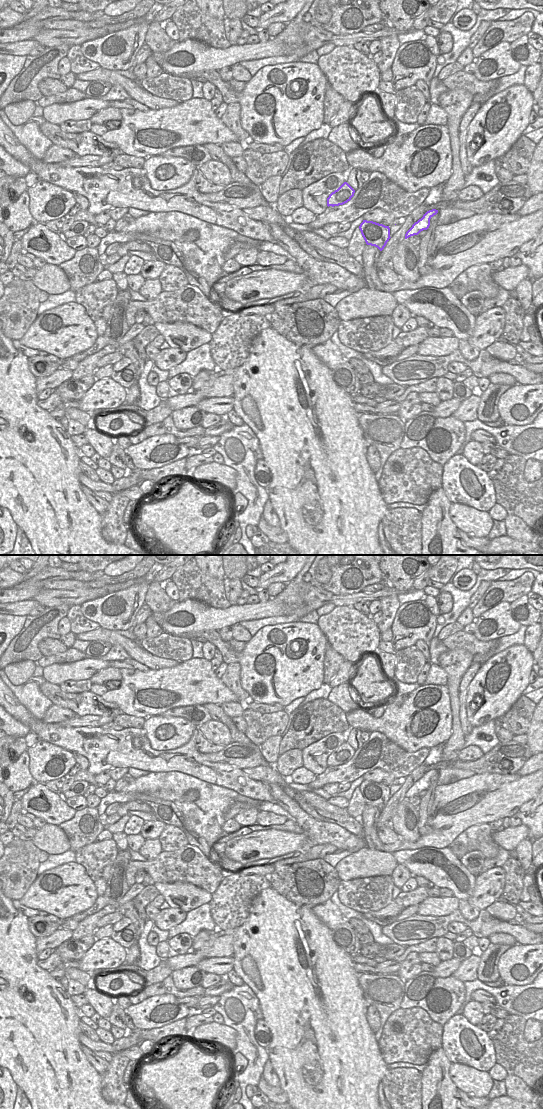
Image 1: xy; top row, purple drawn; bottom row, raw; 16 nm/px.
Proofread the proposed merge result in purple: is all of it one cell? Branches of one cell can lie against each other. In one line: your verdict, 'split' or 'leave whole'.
split

